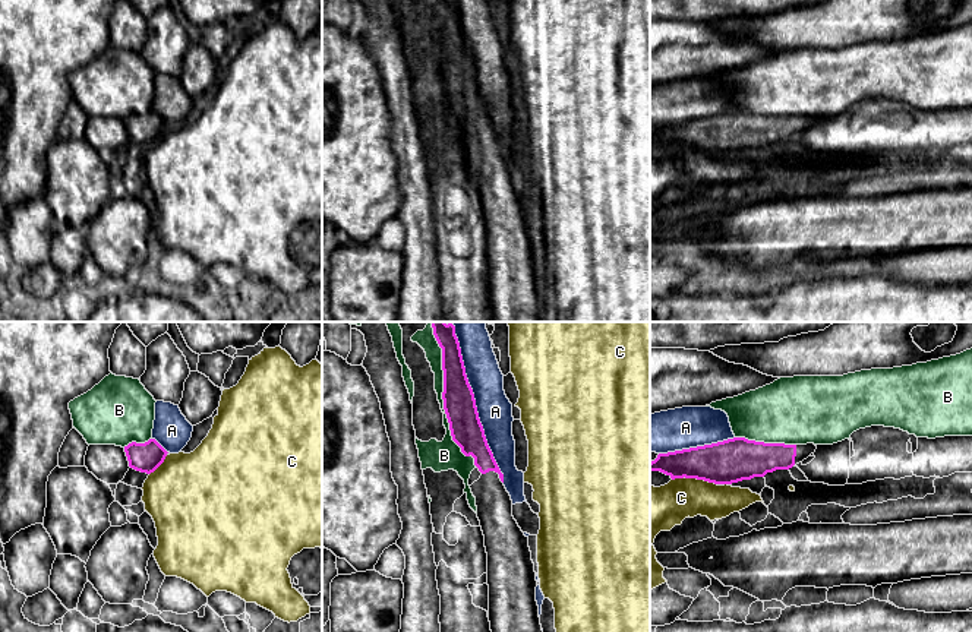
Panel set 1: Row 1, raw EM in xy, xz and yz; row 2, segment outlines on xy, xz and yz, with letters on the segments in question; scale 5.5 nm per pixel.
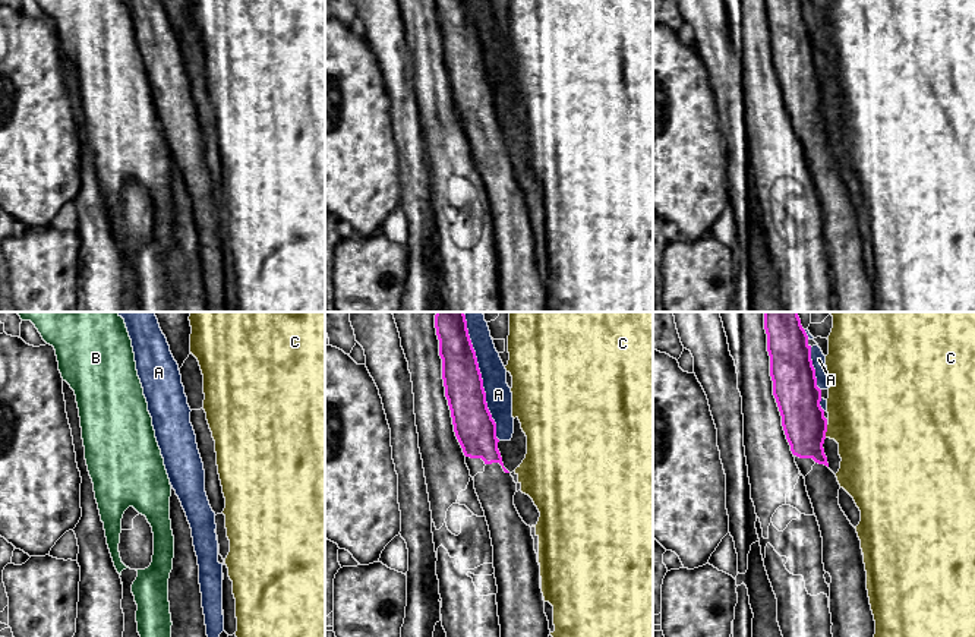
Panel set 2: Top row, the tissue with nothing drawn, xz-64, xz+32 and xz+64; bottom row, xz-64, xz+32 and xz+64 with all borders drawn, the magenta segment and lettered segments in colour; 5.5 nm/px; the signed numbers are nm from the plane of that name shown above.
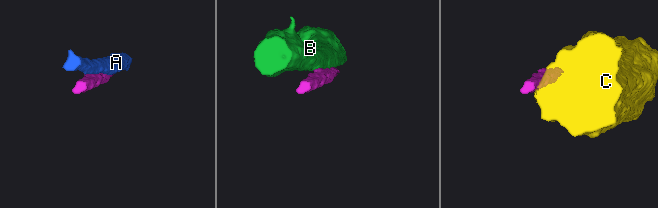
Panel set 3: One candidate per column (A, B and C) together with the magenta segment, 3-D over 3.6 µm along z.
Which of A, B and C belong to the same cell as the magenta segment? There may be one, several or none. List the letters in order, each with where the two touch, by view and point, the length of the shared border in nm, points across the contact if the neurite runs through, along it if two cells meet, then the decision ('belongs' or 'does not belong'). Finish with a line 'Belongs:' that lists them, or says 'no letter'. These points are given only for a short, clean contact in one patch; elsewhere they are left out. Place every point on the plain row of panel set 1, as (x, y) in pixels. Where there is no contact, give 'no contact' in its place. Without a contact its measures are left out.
A: contact xz (475, 78); length 900 nm; does not belong
B: contact xz (442, 70); length 800 nm; does not belong
C: contact yz (694, 149); length 260 nm; does not belong
Belongs: no letter

